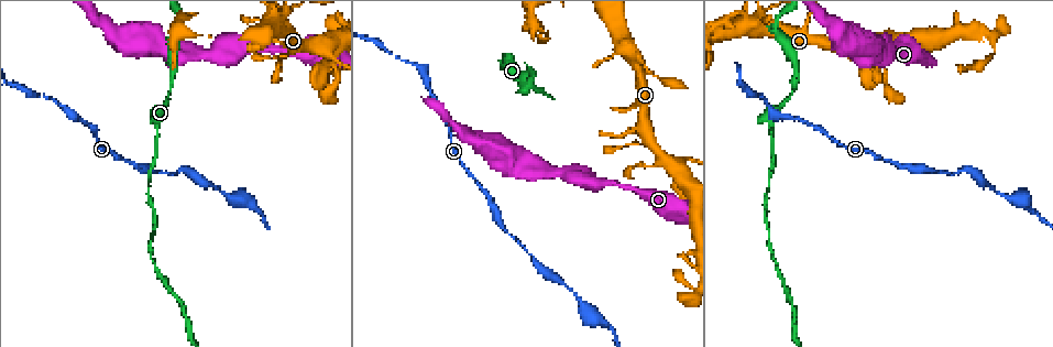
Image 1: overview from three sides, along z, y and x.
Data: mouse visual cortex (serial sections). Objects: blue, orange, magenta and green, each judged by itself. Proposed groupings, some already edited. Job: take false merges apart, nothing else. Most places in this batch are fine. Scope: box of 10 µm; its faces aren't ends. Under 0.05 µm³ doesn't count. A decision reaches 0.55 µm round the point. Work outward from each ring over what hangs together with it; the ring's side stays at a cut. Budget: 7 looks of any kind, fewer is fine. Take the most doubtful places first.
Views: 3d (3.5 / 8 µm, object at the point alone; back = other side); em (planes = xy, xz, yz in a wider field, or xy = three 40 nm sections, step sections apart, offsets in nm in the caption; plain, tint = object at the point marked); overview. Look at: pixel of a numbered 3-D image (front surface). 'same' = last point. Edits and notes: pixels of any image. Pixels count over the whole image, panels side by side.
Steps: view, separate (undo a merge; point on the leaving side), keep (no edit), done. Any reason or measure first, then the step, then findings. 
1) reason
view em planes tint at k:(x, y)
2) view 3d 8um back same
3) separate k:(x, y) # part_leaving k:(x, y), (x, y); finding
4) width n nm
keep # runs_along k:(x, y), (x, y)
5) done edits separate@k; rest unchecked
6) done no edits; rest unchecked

four-way junction
view 3d 8um at 1:(324, 58)

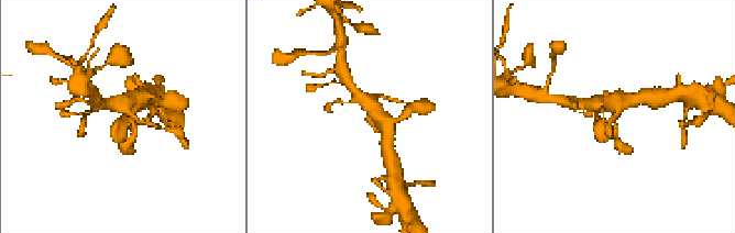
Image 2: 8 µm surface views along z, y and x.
arms 4; arm_widths 150, 300, 450, 500 nm
view em xy step 5 tint same

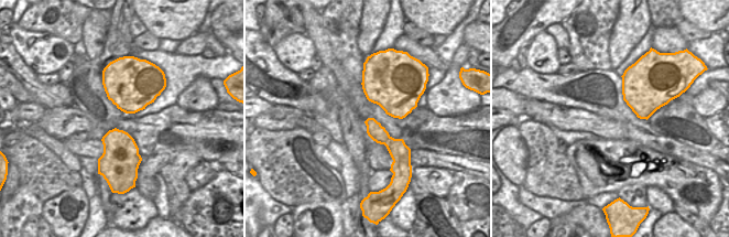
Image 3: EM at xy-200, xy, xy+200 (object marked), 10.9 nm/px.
keep # runs_along 2:(121, 104), (133, 101), (114, 136); continuous, no second cell

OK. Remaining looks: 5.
small branch off a trunk
view 3d 3.5um at 1:(280, 23)

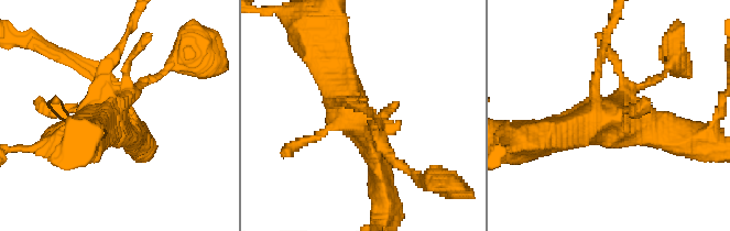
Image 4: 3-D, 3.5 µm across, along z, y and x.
view em xy step 5 tint at 4:(362, 127)

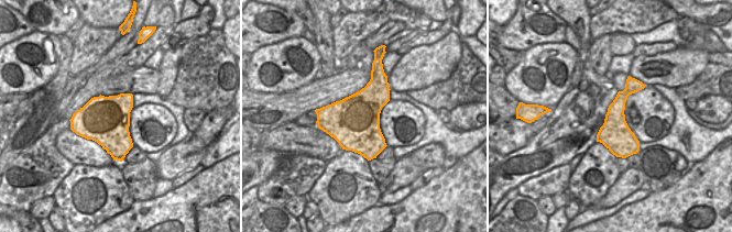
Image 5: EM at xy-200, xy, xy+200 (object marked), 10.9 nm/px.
keep # runs_along 4:(382, 189), (372, 144), (328, 65); continuous, no second cell

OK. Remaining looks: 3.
narrows sharply
view 3d 3.5um at 1:(147, 181)

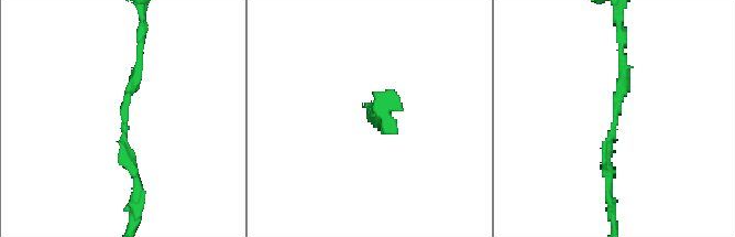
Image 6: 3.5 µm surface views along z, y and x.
arm_widths 150, 150 nm; shape alone is not enough
view em xy step 3 tint at 6:(124, 120)

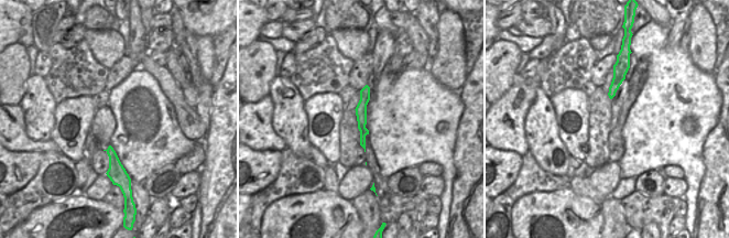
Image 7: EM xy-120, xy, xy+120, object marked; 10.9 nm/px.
width 120 nm
keep # runs_along 7:(367, 89), (361, 106), (362, 142); all the same cell

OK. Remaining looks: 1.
done no edits; rest unchecked

